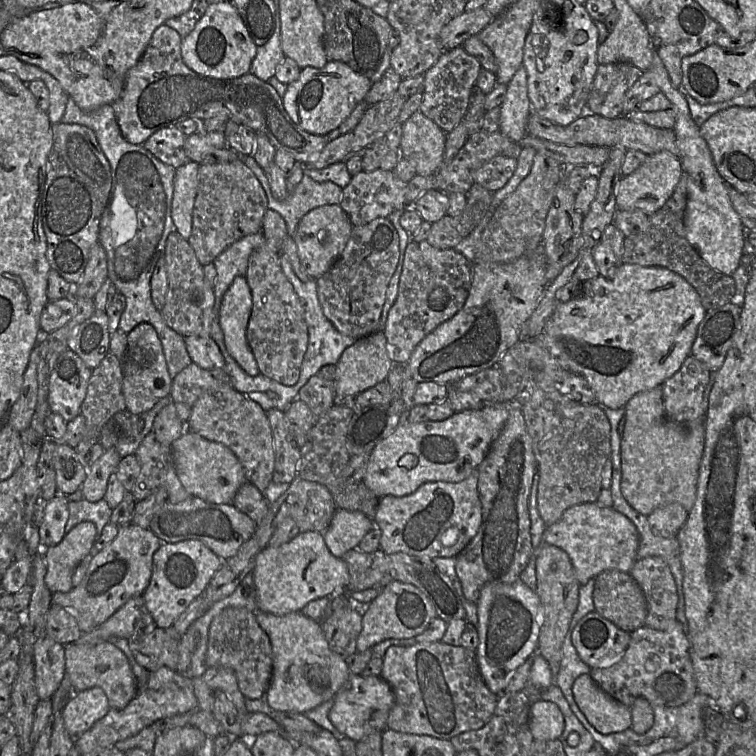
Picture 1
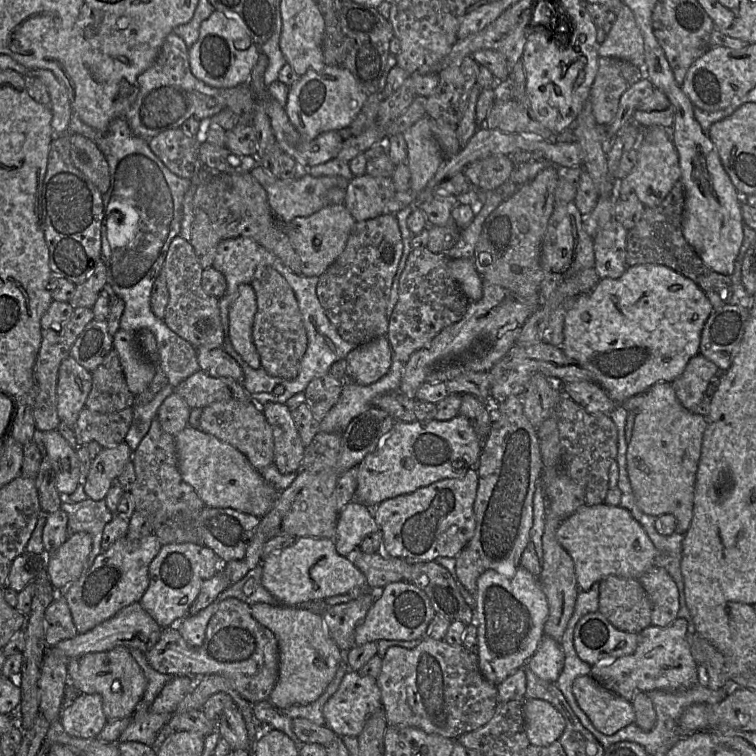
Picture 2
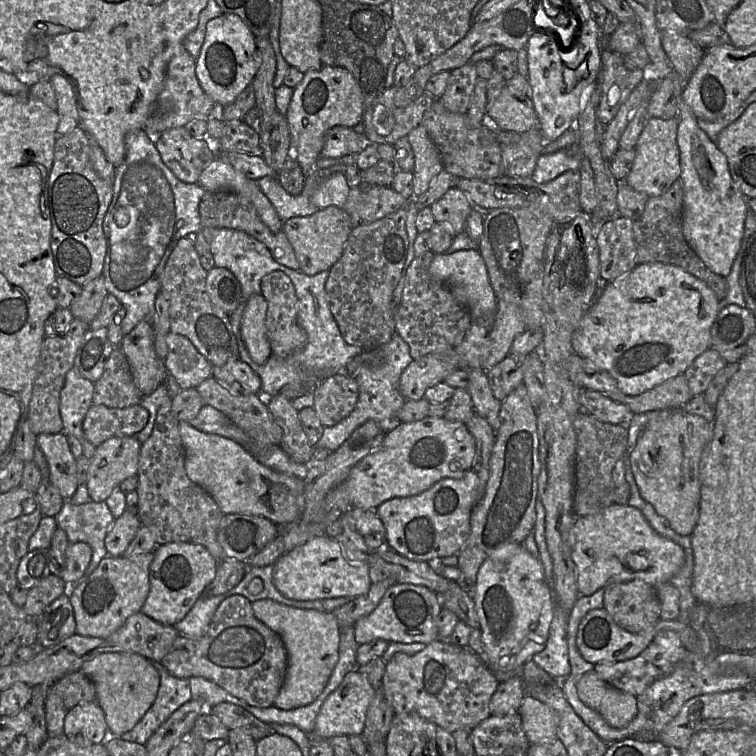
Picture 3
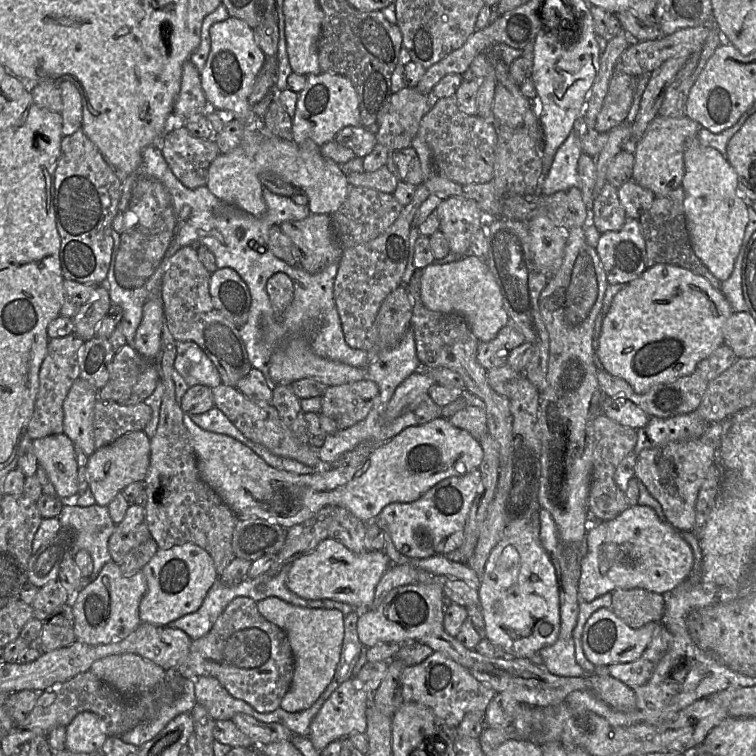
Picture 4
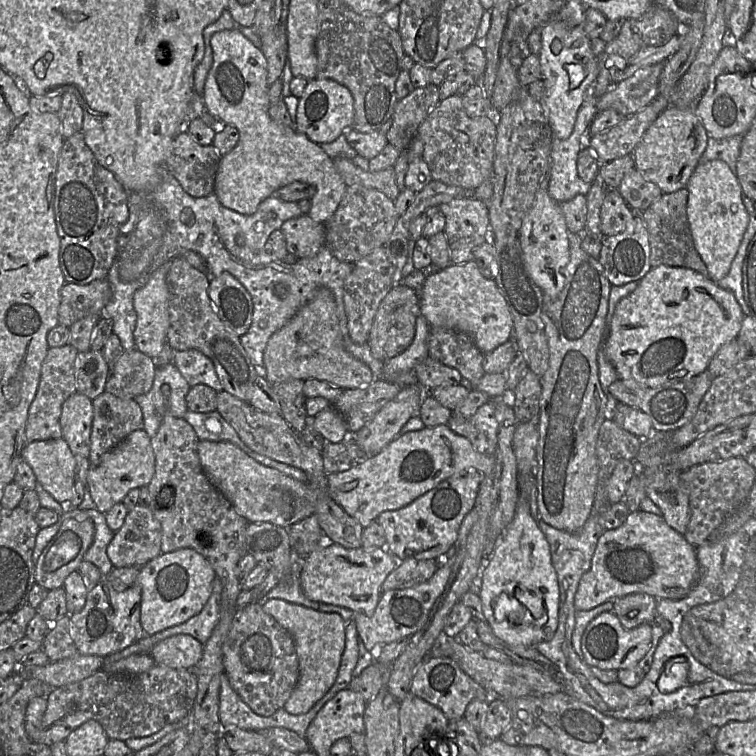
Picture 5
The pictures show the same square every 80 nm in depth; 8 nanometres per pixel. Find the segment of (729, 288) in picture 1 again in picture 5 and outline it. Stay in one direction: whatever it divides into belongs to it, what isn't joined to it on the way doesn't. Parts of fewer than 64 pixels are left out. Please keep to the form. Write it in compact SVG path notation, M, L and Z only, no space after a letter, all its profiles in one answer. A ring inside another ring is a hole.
M681 188L663 193L653 202L641 217L648 231L650 244L650 264L652 268L660 265L687 267L711 278L708 268L695 248L687 217L688 190Z

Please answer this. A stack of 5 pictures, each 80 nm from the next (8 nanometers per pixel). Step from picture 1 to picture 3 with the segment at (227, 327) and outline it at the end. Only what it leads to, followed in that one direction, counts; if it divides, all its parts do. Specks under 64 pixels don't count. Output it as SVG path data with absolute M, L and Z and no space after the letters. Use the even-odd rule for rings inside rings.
M251 295L245 301L240 335L248 353L256 364L263 364L272 355L265 324L267 301L260 295Z

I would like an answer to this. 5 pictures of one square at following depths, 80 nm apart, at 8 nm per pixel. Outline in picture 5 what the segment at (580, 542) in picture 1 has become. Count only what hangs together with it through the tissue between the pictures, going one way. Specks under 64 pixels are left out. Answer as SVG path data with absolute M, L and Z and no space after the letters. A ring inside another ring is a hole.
M642 509L630 512L625 522L621 526L618 528L605 530L598 539L597 546L592 557L591 567L582 576L578 585L578 589L575 595L576 610L591 610L607 601L615 600L619 597L632 593L645 593L654 596L657 599L679 600L686 597L698 578L699 564L696 556L696 548L697 547L694 547L687 541L684 534L677 532L675 529L669 526L662 516L658 516L652 512L647 512Z

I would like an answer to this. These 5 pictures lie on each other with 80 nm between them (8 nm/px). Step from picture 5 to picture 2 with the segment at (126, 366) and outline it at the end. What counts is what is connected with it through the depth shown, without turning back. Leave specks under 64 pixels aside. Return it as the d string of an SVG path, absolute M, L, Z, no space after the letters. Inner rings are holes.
M112 349L92 372L92 388L85 407L106 414L133 408L134 401L135 395L129 390L118 353Z

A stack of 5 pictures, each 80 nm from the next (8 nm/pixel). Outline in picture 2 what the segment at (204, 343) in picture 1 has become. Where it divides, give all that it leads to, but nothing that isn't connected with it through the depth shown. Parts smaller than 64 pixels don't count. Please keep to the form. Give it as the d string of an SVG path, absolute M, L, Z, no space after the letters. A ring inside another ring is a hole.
M197 348L197 360L200 370L215 377L232 378L242 384L244 373L239 364L223 348Z

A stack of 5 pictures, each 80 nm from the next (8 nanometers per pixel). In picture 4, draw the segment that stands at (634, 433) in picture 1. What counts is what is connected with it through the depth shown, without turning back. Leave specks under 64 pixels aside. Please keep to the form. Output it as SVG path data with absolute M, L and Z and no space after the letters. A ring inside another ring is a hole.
M707 439L675 442L639 452L635 476L659 502L667 522L678 532L691 532L696 522L696 501L709 468L717 462L717 448Z

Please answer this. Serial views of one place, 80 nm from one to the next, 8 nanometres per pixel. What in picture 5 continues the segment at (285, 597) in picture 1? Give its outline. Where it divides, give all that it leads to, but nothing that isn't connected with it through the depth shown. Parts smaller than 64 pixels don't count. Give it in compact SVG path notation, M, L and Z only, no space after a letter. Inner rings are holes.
M331 543L320 546L301 561L300 583L305 596L313 601L344 606L371 614L382 595L381 586L399 560L387 549L348 549Z

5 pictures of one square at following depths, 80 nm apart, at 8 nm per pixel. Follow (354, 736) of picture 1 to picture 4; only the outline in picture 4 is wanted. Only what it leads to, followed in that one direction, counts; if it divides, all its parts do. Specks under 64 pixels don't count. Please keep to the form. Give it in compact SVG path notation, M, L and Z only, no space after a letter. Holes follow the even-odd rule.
M355 676L341 683L325 700L310 724L308 737L315 749L321 752L335 740L349 738L352 733L365 733L367 728L366 708L369 703L370 696Z

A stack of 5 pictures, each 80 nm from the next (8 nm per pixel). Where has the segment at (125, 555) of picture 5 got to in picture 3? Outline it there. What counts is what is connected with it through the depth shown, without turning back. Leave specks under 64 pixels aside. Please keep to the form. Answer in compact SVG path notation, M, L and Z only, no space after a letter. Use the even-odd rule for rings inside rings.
M125 510L120 517L115 518L105 537L105 547L108 555L113 557L123 556L142 525L137 513L129 510Z

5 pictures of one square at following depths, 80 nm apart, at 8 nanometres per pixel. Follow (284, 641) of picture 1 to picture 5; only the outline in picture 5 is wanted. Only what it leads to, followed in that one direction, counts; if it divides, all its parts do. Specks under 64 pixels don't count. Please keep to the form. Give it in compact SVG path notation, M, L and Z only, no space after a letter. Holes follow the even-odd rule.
M279 598L259 602L262 602L263 610L291 634L298 656L299 678L284 707L291 714L306 713L329 691L337 678L345 649L346 622L339 613L323 612Z

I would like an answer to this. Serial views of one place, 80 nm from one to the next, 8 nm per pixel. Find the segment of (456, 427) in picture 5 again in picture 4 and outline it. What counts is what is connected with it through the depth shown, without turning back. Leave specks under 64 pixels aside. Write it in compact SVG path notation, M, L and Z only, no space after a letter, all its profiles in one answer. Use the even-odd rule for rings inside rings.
M465 388L461 396L466 401L466 407L456 412L448 420L453 426L466 430L473 438L479 441L484 435L489 433L485 404L480 398Z

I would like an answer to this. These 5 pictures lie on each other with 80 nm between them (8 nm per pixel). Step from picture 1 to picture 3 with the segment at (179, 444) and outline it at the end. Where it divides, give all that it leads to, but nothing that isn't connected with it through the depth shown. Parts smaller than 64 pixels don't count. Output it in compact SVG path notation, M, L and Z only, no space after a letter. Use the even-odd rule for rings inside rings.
M187 421L180 422L189 479L208 492L226 514L261 516L278 526L297 521L303 508L304 482L261 464L242 445L218 434L201 432Z

